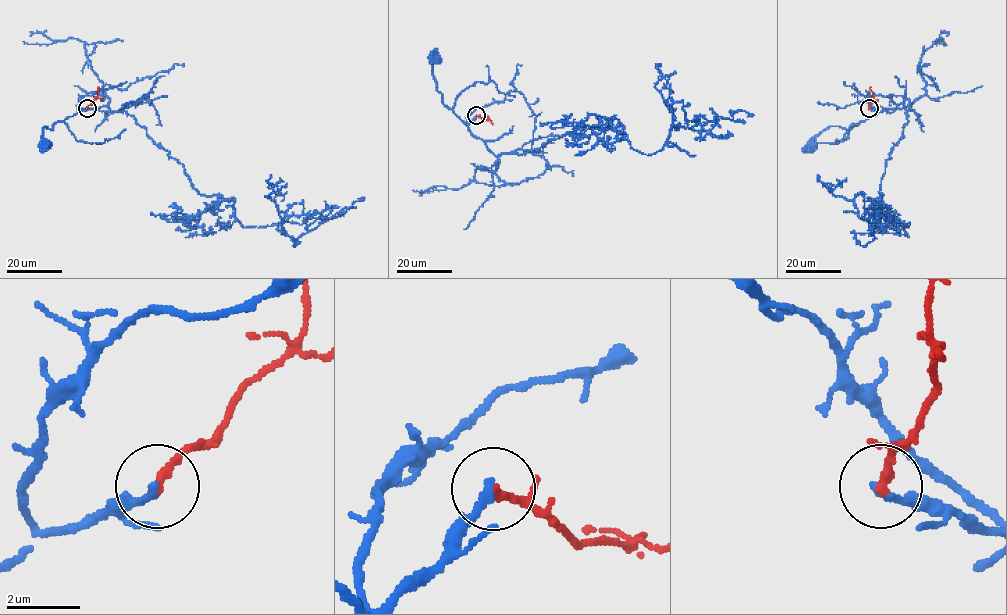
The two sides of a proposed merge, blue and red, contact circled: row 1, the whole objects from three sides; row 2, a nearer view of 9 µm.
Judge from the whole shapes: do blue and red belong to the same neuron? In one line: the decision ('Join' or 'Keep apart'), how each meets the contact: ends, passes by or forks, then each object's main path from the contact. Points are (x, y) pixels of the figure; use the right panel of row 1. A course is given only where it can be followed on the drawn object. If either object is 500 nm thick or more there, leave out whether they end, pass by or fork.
Join. At the ring blue ends. At the ring red ends. Course of blue: (869, 108), (878, 112), (848, 129), (826, 128), (815, 137), (813, 145). Course of red: (869, 108), (873, 101), (871, 87)

